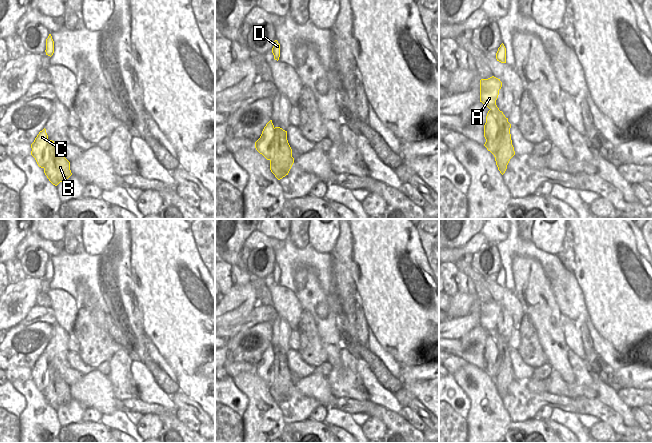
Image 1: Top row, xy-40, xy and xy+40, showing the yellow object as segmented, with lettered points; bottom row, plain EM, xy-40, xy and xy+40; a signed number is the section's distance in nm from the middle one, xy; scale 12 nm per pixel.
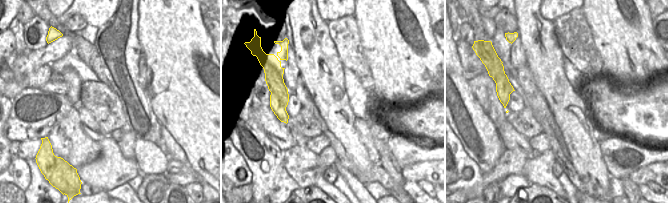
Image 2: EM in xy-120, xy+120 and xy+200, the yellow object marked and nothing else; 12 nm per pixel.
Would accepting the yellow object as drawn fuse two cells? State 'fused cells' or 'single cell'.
fused cells

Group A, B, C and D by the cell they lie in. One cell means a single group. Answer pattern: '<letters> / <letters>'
A B D / C

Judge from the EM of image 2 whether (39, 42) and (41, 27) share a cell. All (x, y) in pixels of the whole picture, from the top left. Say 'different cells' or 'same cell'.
same cell

